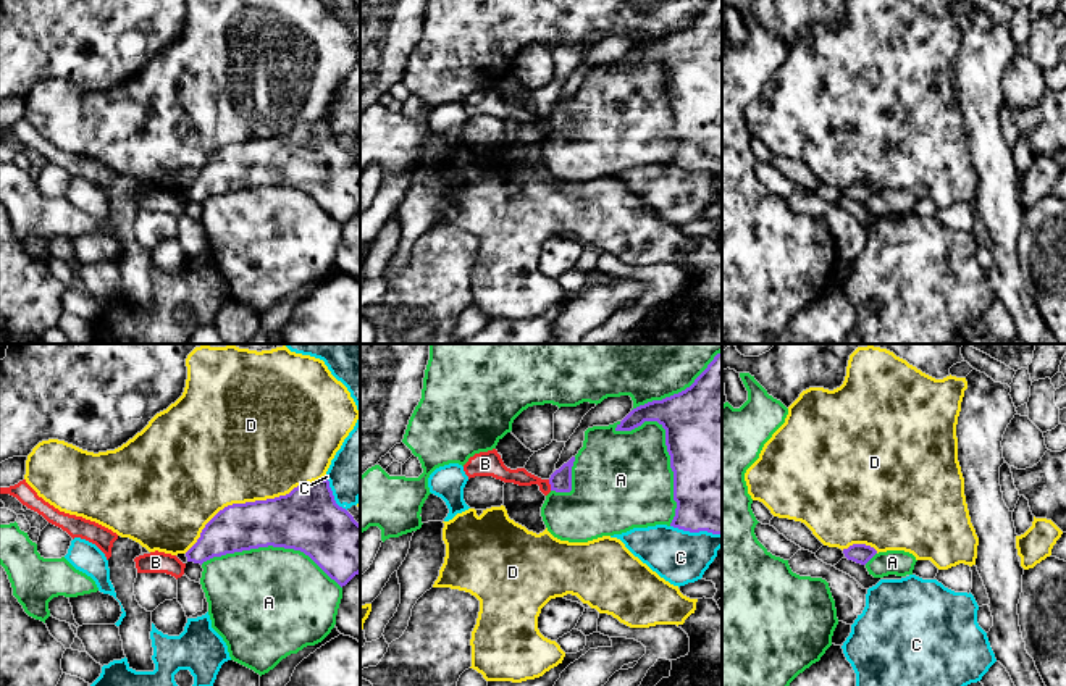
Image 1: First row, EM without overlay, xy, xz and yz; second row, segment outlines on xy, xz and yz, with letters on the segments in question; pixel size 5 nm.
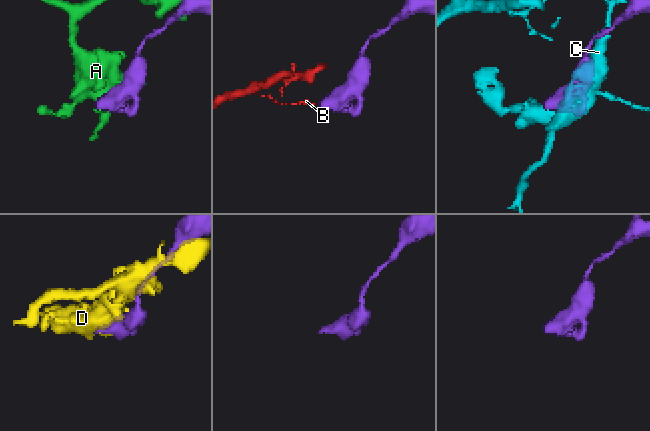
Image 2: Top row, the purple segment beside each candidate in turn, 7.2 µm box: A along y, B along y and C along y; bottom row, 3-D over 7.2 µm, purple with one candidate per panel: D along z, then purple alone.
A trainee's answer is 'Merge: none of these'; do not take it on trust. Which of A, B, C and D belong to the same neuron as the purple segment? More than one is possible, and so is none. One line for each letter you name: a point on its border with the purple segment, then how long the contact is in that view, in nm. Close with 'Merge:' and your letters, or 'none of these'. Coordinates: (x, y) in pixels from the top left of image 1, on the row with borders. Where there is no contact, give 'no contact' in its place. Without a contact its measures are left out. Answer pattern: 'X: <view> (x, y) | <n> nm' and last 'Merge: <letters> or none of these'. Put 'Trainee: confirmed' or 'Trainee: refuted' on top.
Trainee: confirmed
Merge: none of these

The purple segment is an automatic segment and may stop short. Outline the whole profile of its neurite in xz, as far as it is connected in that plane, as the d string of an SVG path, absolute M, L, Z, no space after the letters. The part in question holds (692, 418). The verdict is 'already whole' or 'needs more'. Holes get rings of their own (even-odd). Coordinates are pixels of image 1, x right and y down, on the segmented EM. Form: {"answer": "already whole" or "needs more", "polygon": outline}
{"answer": "already whole", "polygon": "M722 352L690 387L633 408L615 431L632 431L644 421L657 421L665 429L677 502L670 526L690 533L722 534Z"}

